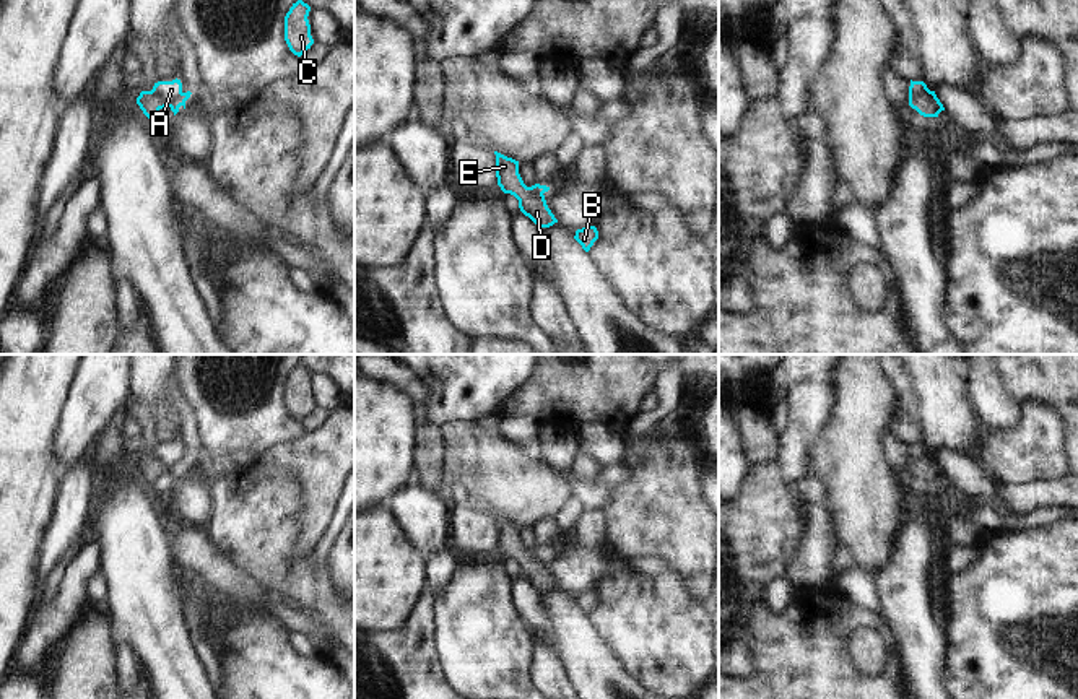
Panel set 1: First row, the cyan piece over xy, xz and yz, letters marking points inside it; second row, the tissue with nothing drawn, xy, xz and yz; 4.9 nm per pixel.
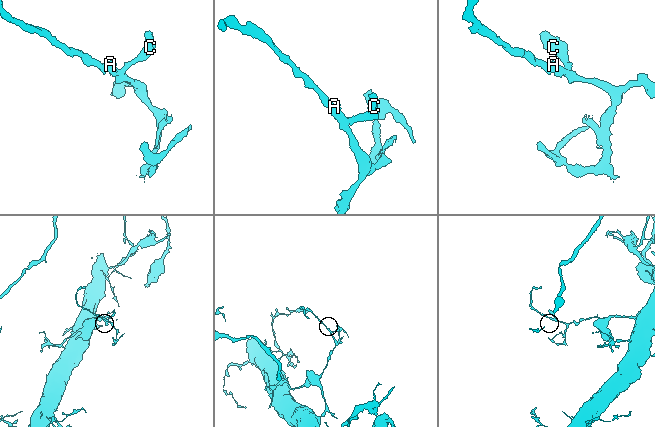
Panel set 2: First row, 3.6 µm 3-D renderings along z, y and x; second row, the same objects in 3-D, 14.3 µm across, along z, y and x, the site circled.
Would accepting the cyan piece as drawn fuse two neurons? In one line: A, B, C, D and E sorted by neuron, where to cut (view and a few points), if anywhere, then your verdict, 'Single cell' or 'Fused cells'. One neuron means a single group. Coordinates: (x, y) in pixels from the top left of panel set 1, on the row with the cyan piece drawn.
Groups: A B C D E. No split. Single cell

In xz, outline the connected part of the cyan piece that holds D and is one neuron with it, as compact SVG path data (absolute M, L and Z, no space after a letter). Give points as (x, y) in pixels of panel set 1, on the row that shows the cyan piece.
M498 151L494 154L498 185L504 193L511 193L519 200L520 211L538 228L550 228L558 223L543 195L550 187L540 184L527 187L519 174L519 161Z

